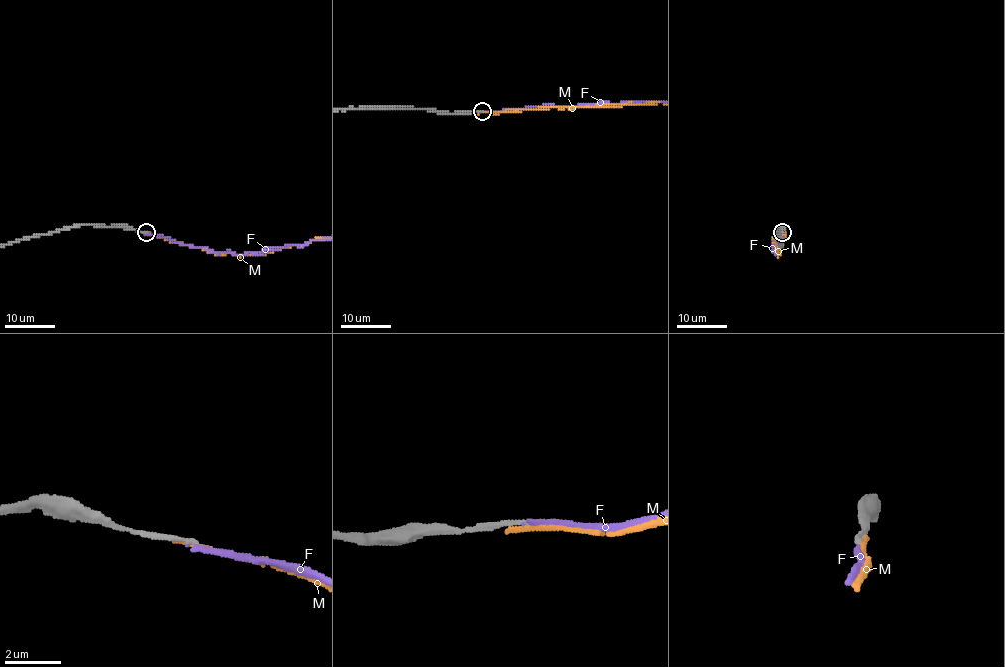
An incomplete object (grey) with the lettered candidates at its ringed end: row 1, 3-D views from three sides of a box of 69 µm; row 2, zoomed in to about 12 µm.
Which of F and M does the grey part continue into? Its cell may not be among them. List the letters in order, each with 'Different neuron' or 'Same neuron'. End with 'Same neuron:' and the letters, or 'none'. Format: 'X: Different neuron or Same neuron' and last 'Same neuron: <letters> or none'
F: Different neuron
M: Different neuron
Same neuron: none

